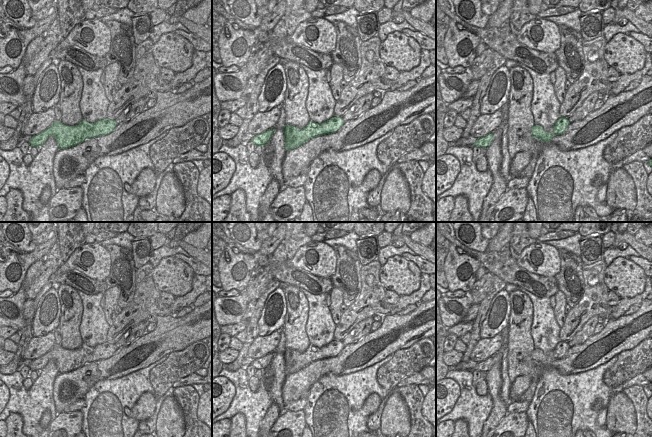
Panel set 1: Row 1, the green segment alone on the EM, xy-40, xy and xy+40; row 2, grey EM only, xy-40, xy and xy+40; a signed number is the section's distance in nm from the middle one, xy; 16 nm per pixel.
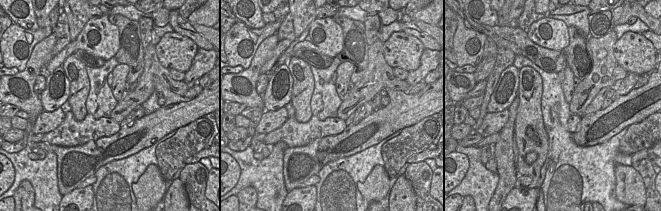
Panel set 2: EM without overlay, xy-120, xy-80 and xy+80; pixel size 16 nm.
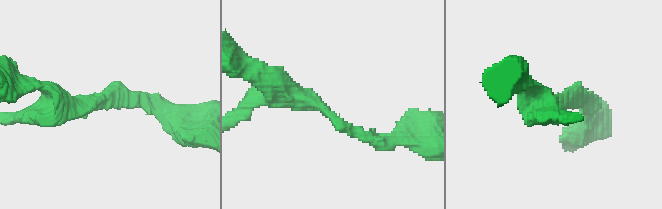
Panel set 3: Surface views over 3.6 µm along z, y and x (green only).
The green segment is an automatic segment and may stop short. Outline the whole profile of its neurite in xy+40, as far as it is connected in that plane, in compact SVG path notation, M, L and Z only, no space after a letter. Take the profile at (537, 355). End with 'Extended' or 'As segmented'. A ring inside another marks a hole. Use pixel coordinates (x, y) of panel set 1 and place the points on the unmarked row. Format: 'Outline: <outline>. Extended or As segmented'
Outline: M560 341L556 345L555 349L553 350L553 356L552 357L546 356L543 353L543 351L540 349L534 349L531 352L531 359L538 364L541 364L541 365L546 366L546 367L550 367L551 362L554 359L563 358L566 355L569 348L570 348L570 346L569 346L568 342Z. As segmented

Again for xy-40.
Outline: M108 342L89 347L85 343L78 349L68 350L57 345L41 357L32 360L29 365L31 371L42 370L50 360L53 360L59 373L74 371L86 363L108 359L117 351L115 344Z. As segmented

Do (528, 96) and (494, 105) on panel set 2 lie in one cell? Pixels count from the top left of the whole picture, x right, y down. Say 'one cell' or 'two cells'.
two cells

